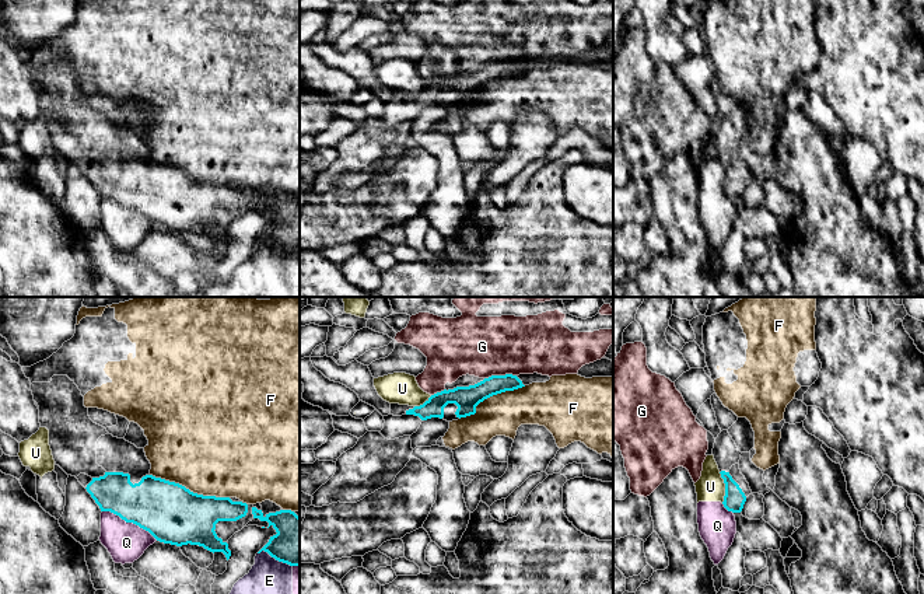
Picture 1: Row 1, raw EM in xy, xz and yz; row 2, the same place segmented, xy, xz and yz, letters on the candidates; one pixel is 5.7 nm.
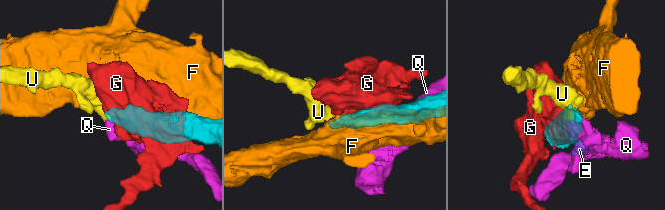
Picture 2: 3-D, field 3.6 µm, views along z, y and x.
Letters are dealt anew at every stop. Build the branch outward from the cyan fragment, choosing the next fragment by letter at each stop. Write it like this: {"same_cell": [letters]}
{"same_cell": []}

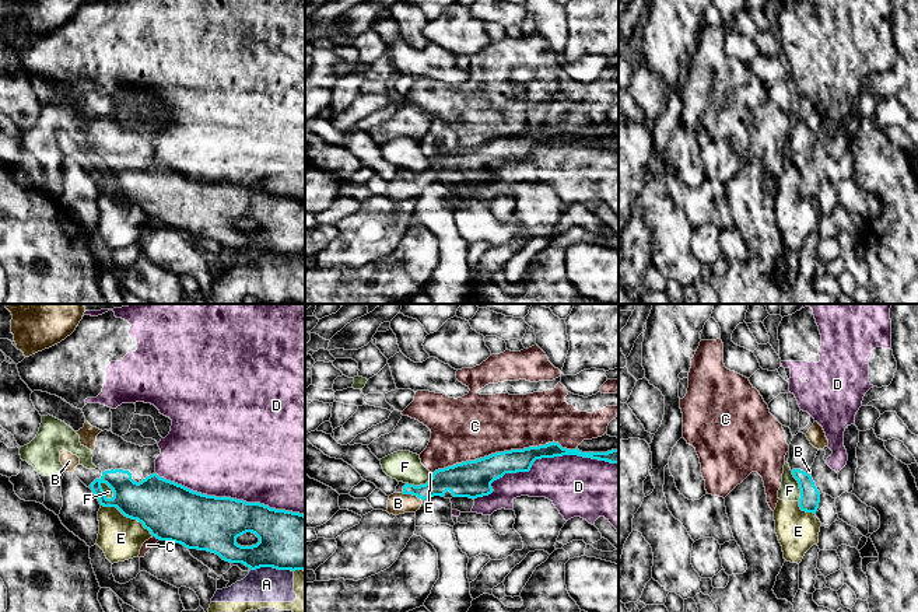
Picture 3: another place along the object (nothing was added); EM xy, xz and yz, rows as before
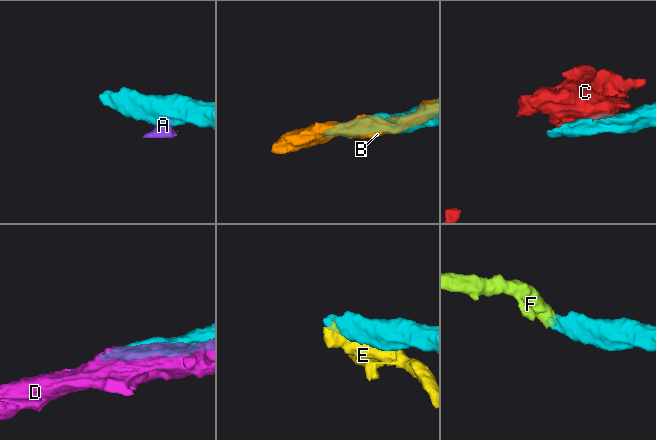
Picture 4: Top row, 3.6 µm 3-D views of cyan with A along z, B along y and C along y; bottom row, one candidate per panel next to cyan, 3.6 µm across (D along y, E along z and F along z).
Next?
{"same_cell": ["B"]}

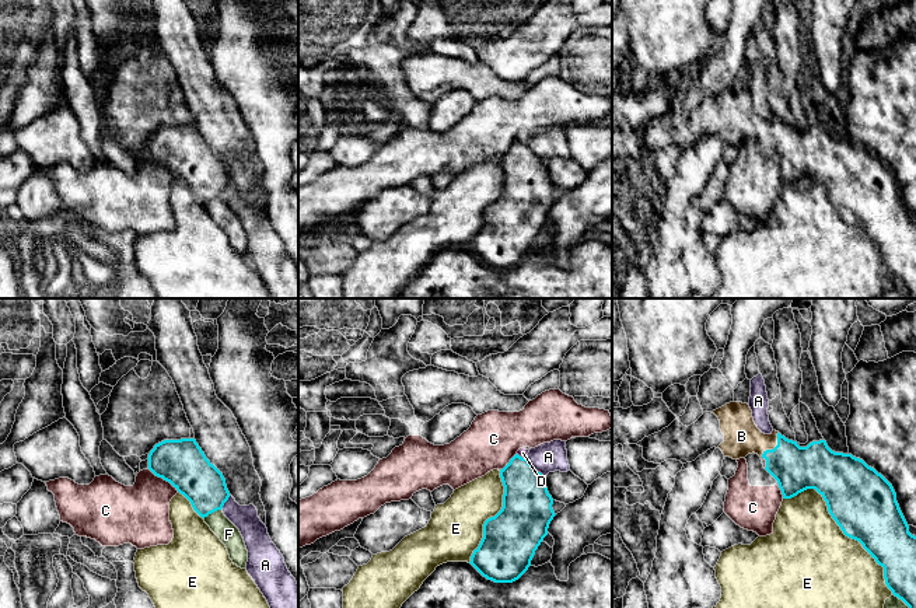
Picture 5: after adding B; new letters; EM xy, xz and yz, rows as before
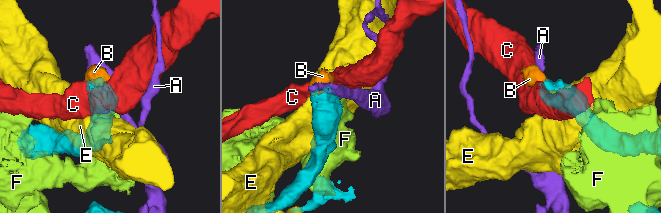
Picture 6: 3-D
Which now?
{"same_cell": ["B"]}

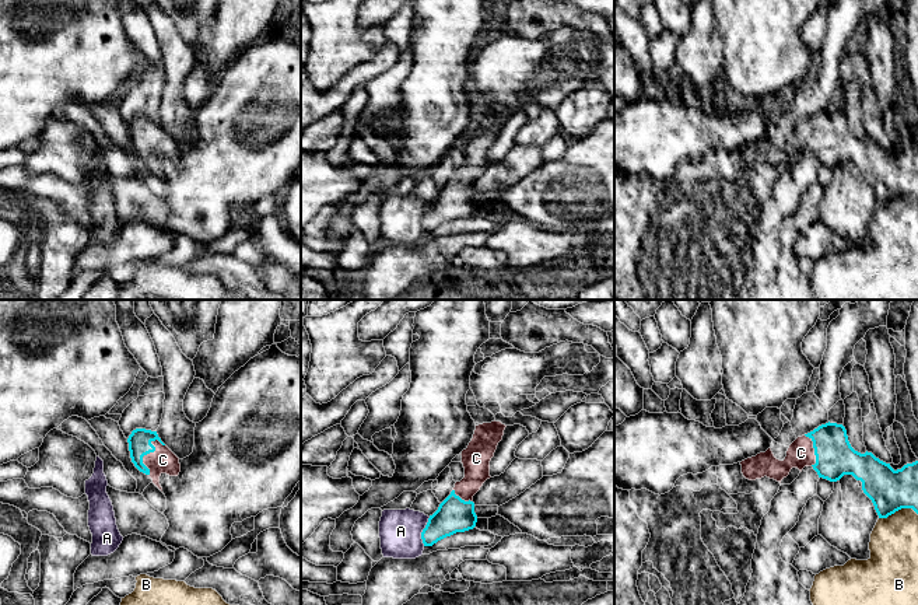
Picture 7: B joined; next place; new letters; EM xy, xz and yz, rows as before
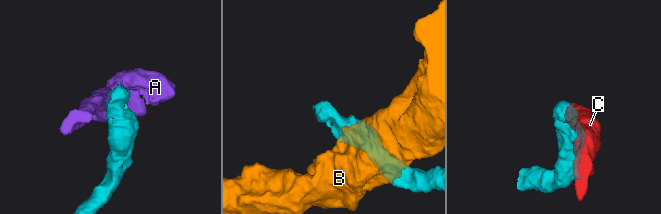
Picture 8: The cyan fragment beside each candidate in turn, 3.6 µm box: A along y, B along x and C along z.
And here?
{"same_cell": ["C"]}

